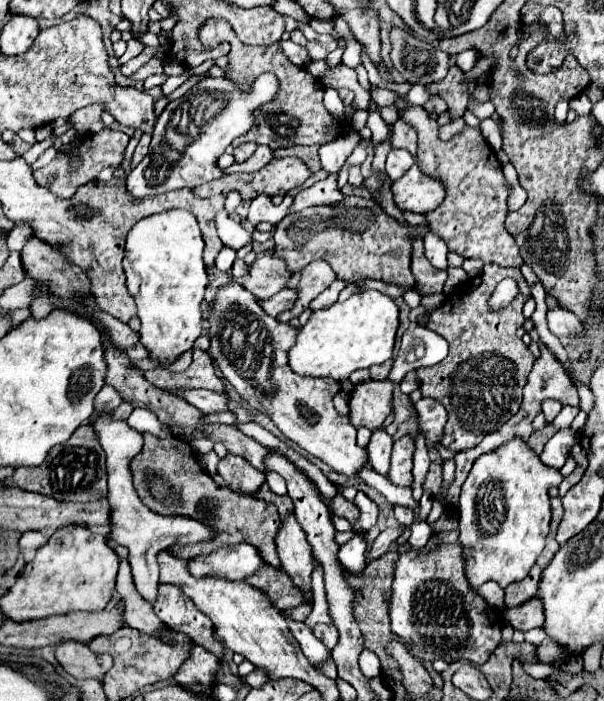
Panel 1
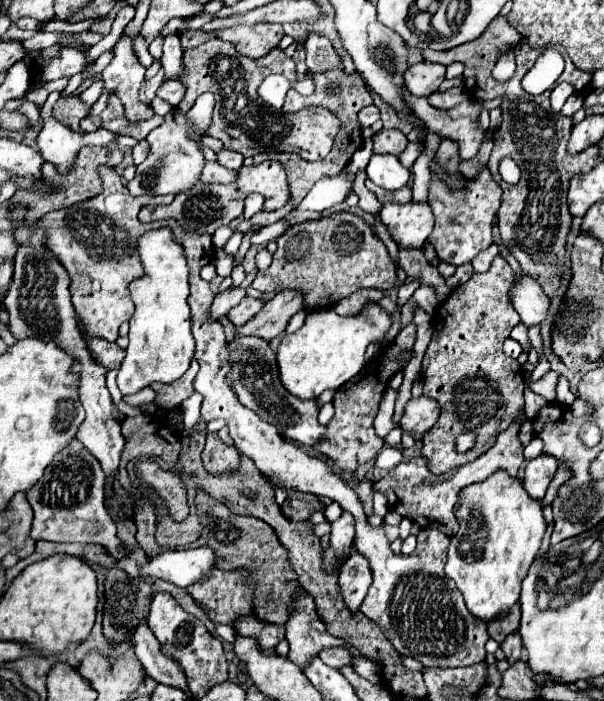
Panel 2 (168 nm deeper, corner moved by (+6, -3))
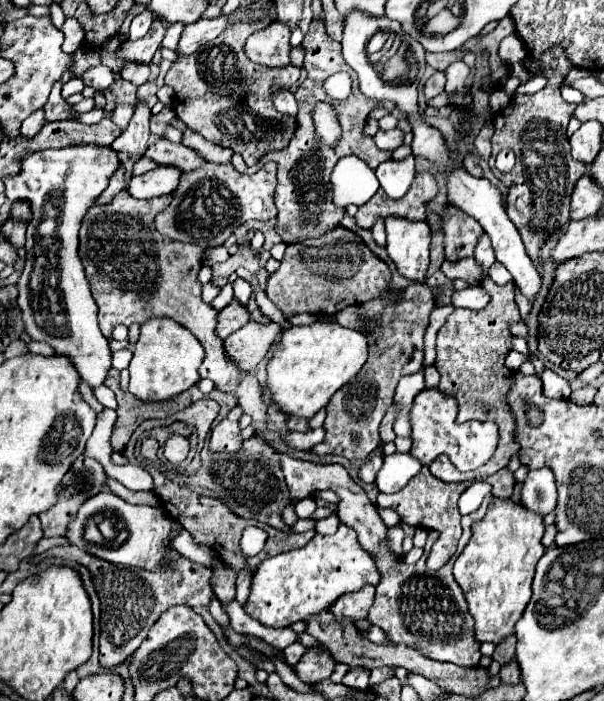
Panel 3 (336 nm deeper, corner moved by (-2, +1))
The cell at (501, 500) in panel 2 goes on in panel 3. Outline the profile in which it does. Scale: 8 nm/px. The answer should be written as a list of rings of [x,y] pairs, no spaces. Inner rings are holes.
[[[510,499],[506,501],[492,501],[488,507],[488,513],[482,521],[474,523],[474,535],[462,555],[454,563],[454,577],[458,585],[462,587],[464,599],[468,603],[468,611],[474,617],[474,637],[478,643],[494,643],[498,645],[504,637],[514,633],[516,621],[522,617],[530,597],[532,597],[532,577],[534,577],[534,567],[538,559],[544,555],[542,547],[542,535],[544,535],[544,525],[542,525],[542,515],[532,513],[524,509],[520,503],[512,503]]]

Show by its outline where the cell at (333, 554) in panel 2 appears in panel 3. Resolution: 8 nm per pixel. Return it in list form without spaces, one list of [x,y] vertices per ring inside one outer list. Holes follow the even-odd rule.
[[[340,523],[334,535],[316,533],[304,547],[264,559],[252,575],[244,611],[260,625],[280,629],[306,621],[310,615],[332,607],[344,593],[354,593],[364,585],[376,587],[378,583],[380,571],[376,561],[372,561],[372,555],[360,547],[356,531]]]

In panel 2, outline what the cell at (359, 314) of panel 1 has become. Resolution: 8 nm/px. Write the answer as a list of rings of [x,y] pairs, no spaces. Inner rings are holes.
[[[366,301],[356,315],[346,317],[334,313],[332,309],[310,313],[296,333],[284,335],[276,351],[284,387],[300,399],[312,399],[326,389],[338,389],[364,367],[364,353],[370,343],[376,343],[380,349],[388,345],[386,333],[390,327],[390,313],[374,301]]]

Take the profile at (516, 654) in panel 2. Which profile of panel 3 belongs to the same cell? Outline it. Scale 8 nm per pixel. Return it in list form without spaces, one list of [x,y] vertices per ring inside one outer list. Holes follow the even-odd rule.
[[[508,663],[500,669],[500,681],[504,685],[518,685],[520,683],[520,669],[518,669],[518,663]]]

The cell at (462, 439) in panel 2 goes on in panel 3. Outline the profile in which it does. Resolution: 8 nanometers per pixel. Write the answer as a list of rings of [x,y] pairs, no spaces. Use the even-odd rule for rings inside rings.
[[[424,389],[416,395],[410,423],[412,423],[412,455],[420,459],[422,465],[430,465],[438,455],[448,455],[460,471],[474,471],[492,457],[498,443],[498,427],[491,421],[467,421],[457,424],[454,421],[458,413],[458,401],[452,395],[446,395],[438,389]]]

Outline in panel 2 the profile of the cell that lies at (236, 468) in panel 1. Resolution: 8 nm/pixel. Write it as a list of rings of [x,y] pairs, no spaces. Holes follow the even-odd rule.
[[[216,433],[206,435],[206,447],[202,451],[202,461],[208,473],[232,473],[236,465],[240,465],[240,453],[234,445],[224,445]]]

